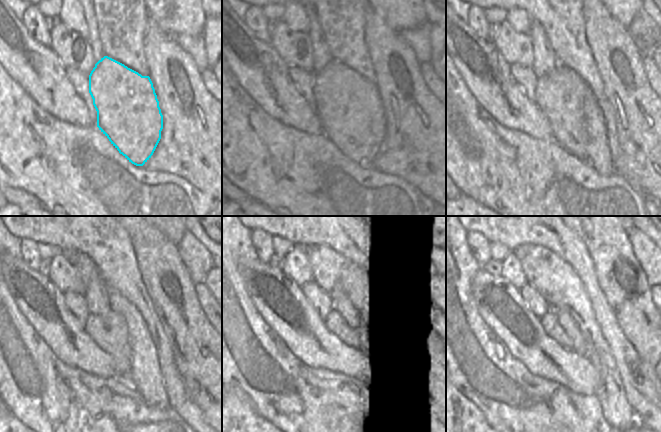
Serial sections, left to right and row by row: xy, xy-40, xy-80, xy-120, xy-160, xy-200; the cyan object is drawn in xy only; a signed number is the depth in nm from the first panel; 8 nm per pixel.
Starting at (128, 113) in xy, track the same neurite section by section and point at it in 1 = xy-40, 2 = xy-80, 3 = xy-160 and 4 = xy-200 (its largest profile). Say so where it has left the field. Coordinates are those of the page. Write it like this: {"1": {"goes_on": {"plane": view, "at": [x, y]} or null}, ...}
{"1": {"goes_on": {"plane": "xy-40", "at": [352, 116]}}, "2": {"goes_on": {"plane": "xy-80", "at": [559, 94]}}, "3": {"goes_on": {"plane": "xy-160", "at": [333, 321]}}, "4": {"goes_on": {"plane": "xy-200", "at": [550, 321]}}}

